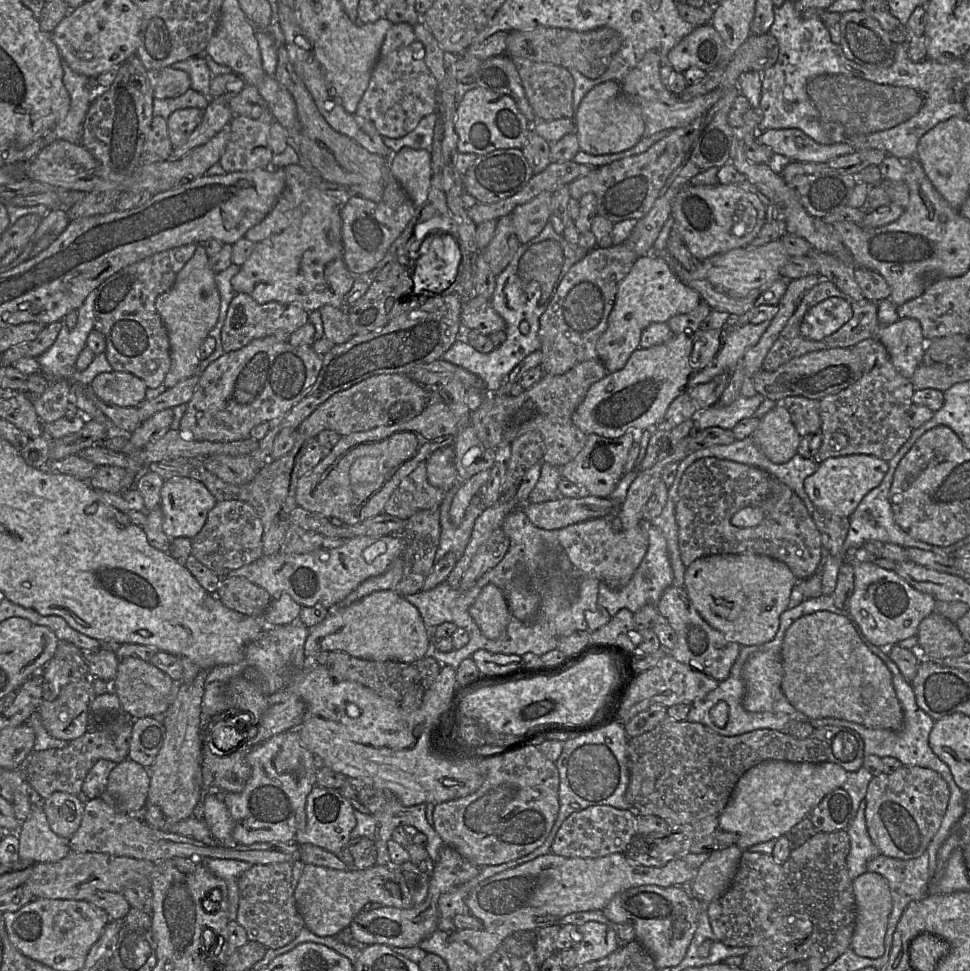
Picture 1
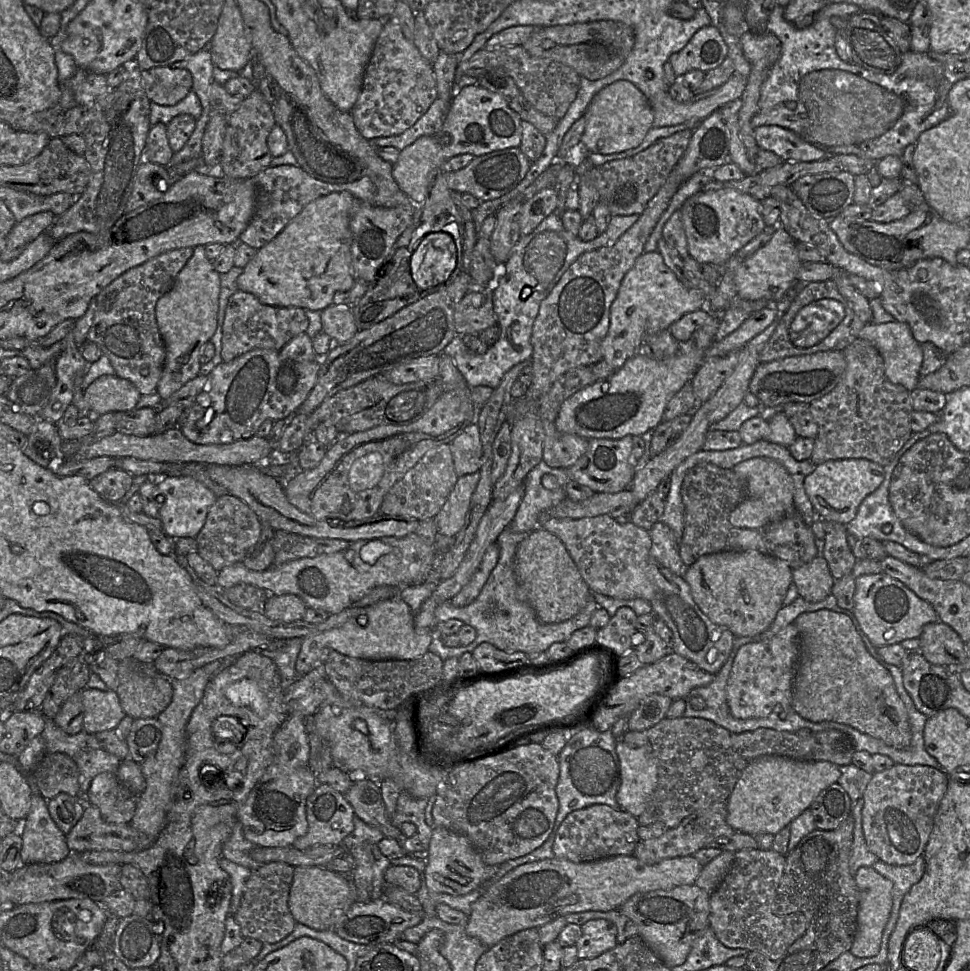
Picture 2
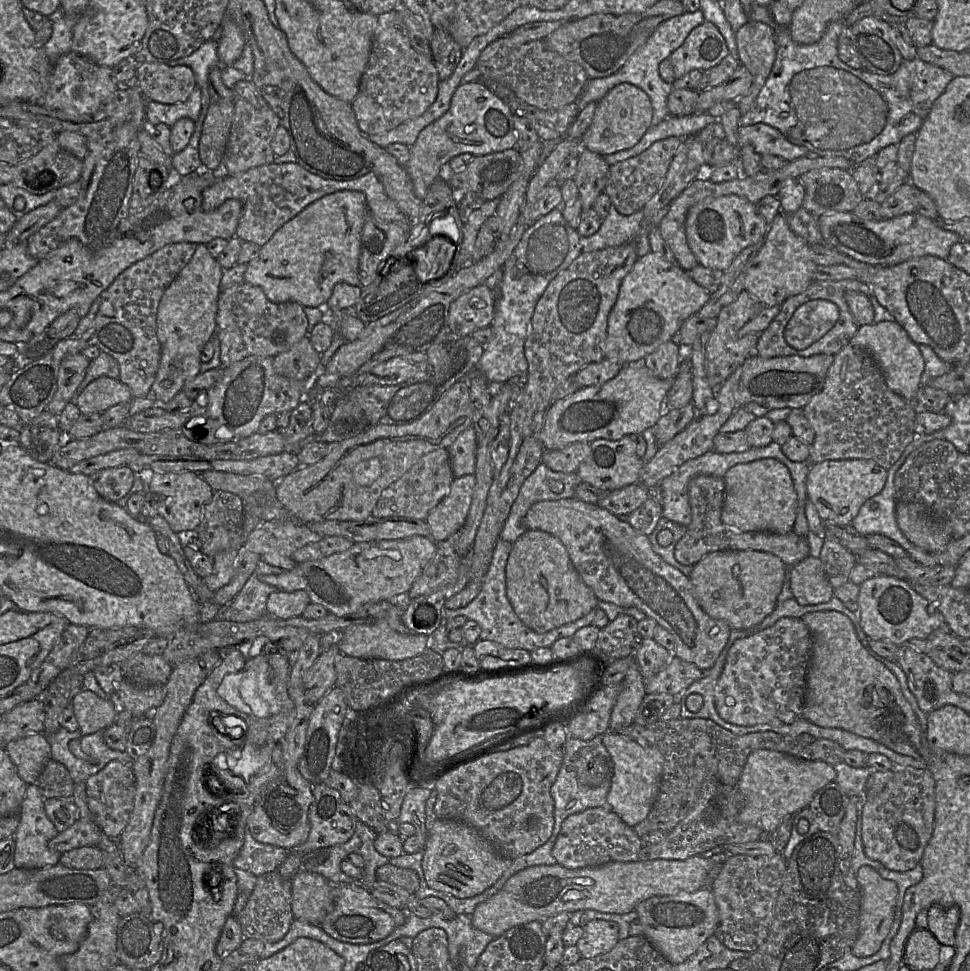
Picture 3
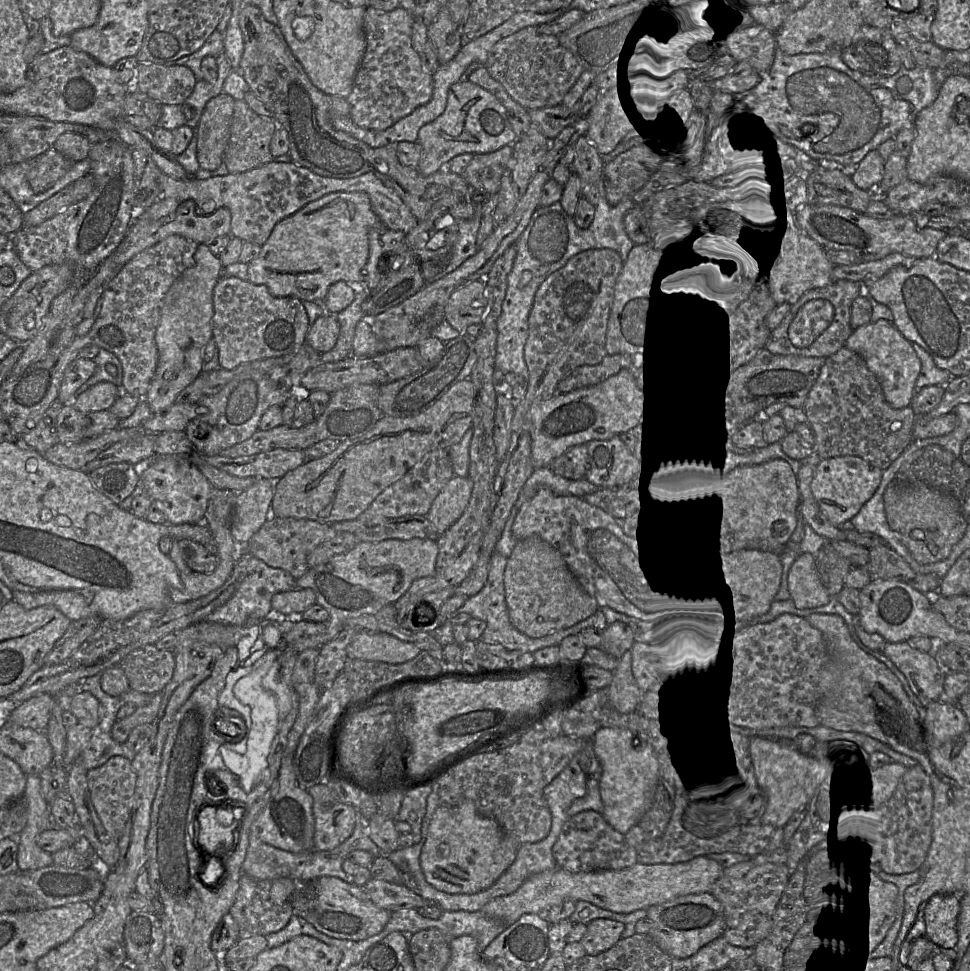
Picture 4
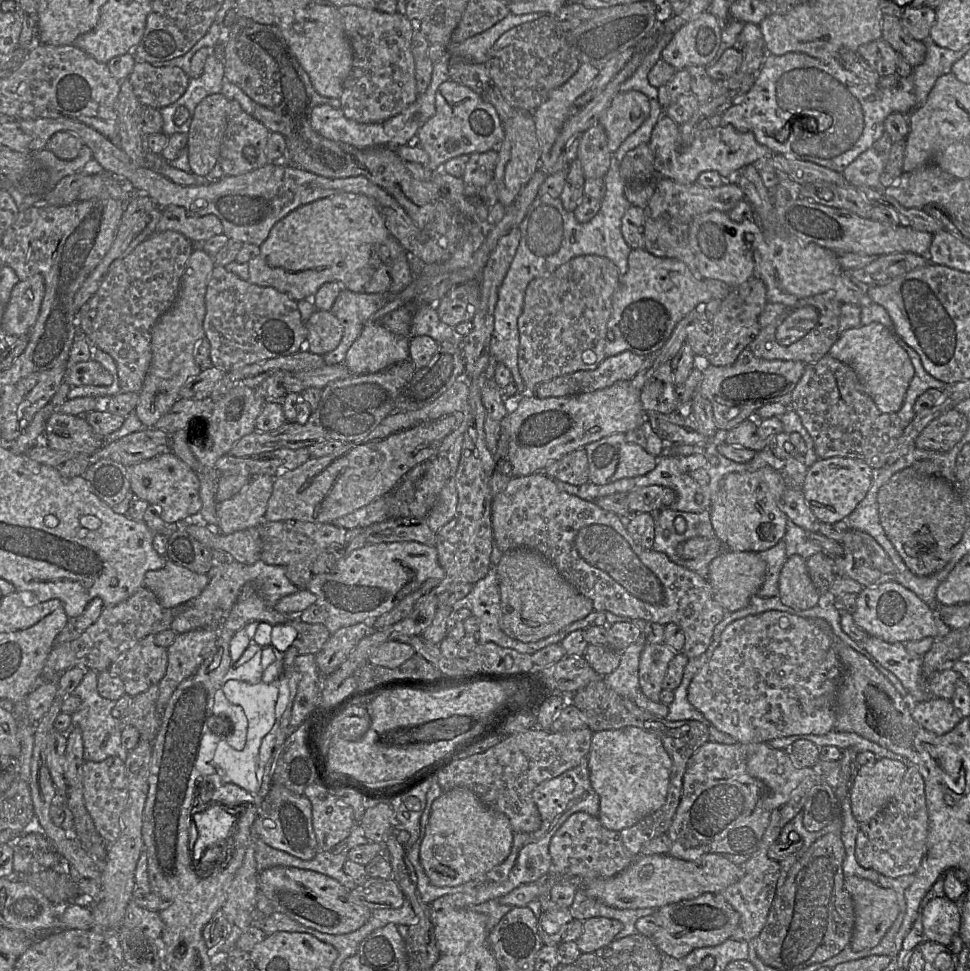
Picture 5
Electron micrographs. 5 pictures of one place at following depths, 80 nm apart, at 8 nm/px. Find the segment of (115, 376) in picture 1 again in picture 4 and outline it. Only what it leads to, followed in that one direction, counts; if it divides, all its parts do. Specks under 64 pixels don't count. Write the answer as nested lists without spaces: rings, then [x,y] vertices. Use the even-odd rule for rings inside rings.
[[[98,382],[72,400],[73,407],[87,415],[92,412],[109,410],[123,393],[122,387],[111,382]]]

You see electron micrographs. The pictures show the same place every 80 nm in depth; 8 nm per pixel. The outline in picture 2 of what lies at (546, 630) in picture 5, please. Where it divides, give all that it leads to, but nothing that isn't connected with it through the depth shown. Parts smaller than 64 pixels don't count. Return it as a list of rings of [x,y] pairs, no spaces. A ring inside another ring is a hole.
[[[542,527],[533,529],[518,545],[515,572],[518,598],[527,601],[543,623],[559,623],[574,617],[593,596],[563,542]]]

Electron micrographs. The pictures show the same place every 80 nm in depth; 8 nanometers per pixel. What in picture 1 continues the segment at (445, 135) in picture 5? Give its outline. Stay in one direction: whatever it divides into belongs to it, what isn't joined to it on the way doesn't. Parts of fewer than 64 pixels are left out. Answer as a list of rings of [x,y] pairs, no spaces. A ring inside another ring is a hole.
[[[480,86],[467,91],[457,104],[455,131],[458,135],[457,151],[485,155],[499,149],[522,149],[532,128],[509,95],[484,89]],[[403,147],[392,156],[390,171],[408,194],[415,207],[428,197],[432,176],[431,152]]]

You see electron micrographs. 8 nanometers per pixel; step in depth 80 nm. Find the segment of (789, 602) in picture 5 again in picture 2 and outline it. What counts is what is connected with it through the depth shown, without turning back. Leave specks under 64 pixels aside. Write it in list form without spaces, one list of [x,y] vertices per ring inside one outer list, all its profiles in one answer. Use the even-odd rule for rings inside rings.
[[[817,556],[809,563],[792,569],[792,573],[799,597],[808,602],[825,599],[831,594],[836,581],[823,556]]]

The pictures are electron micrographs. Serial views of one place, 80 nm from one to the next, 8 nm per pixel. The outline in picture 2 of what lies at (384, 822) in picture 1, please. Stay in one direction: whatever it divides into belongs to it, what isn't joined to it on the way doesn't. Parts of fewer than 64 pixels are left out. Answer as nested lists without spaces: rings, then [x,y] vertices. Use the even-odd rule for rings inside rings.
[[[402,792],[398,798],[394,815],[391,822],[399,827],[405,822],[411,822],[416,825],[417,833],[424,845],[425,852],[429,847],[433,827],[427,825],[425,821],[425,810],[428,805],[428,798],[414,798],[406,792]],[[354,817],[354,830],[341,843],[354,858],[351,873],[342,875],[349,877],[357,891],[357,901],[370,902],[384,898],[384,873],[392,865],[391,859],[383,855],[379,842],[385,836],[376,827]]]

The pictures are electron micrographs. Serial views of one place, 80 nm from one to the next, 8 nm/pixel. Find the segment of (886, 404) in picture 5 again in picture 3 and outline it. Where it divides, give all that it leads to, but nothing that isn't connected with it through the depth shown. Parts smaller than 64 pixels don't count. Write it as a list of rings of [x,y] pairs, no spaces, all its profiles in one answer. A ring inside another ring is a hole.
[[[882,321],[862,325],[849,344],[867,350],[881,369],[887,386],[906,400],[912,400],[921,387],[924,359],[918,345],[911,340],[907,331],[899,323]]]

